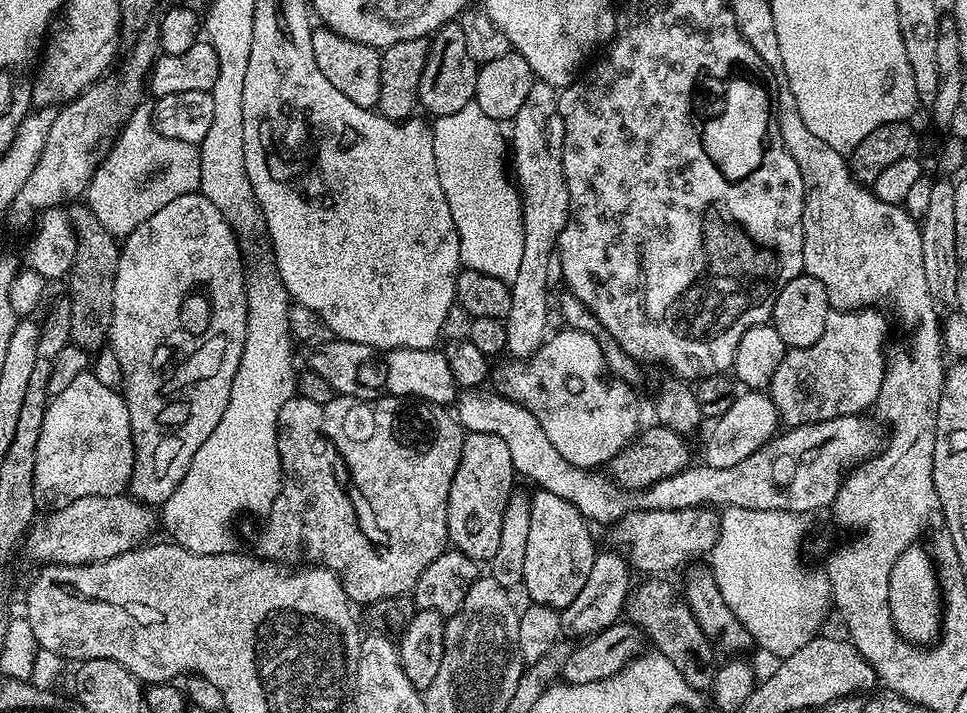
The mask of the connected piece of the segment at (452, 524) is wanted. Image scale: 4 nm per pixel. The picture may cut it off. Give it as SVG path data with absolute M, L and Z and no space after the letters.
M477 432L465 435L462 458L458 470L454 470L448 499L448 539L455 551L477 562L492 561L502 535L502 514L506 514L506 502L514 491L512 476L510 450L502 438Z

